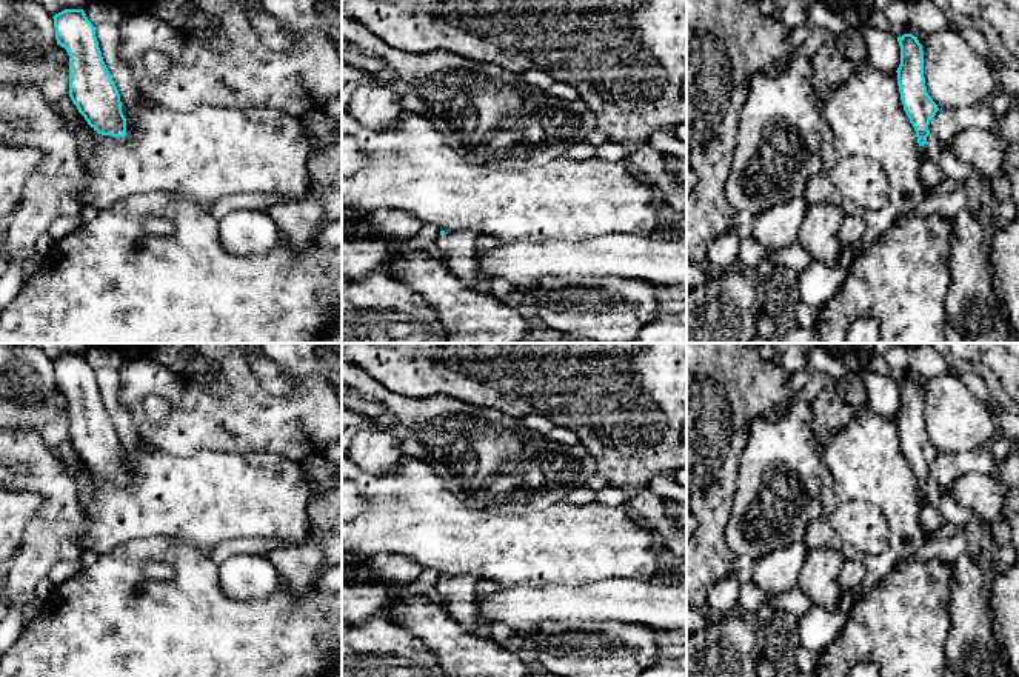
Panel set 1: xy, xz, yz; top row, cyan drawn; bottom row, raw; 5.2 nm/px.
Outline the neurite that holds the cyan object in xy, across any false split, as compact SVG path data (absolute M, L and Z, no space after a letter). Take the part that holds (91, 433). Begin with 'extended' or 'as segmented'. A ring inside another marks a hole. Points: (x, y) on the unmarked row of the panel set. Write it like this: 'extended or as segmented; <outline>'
as segmented; M83 354L54 362L57 389L69 400L69 442L88 469L102 480L125 482L126 463L119 434L103 406L95 371Z

